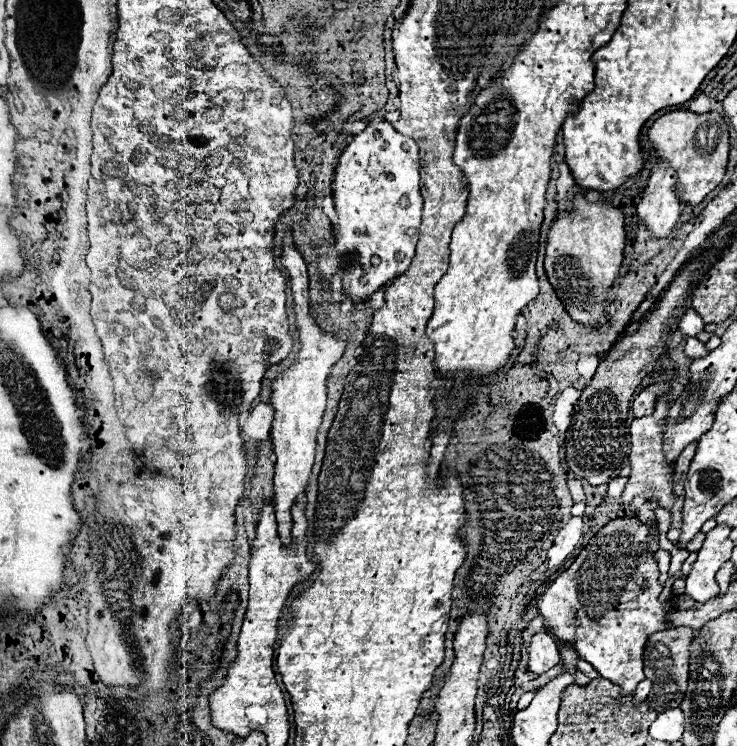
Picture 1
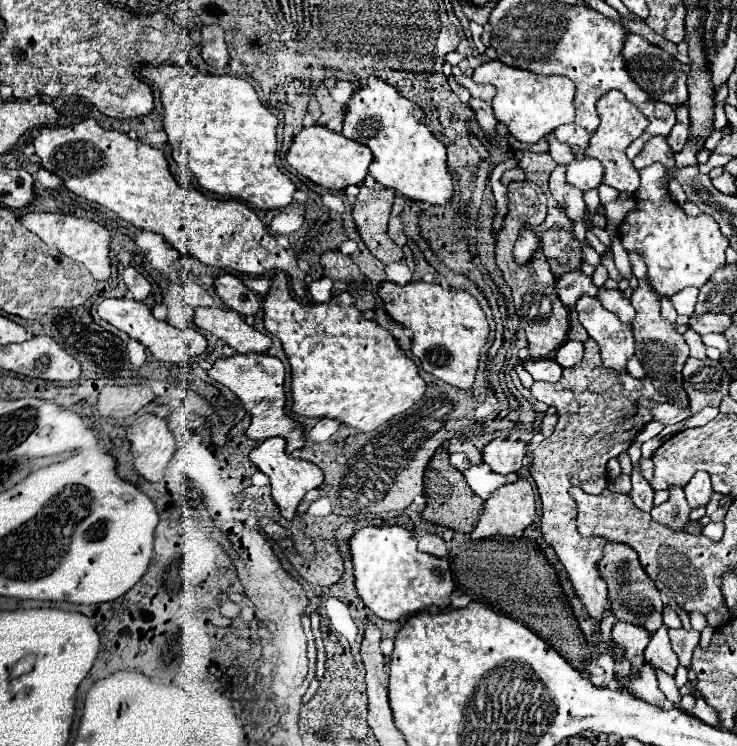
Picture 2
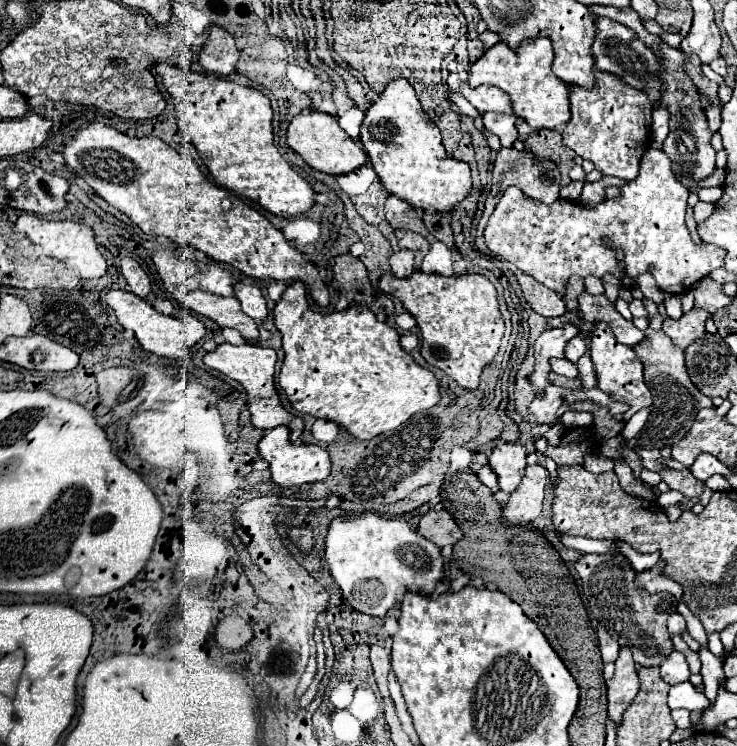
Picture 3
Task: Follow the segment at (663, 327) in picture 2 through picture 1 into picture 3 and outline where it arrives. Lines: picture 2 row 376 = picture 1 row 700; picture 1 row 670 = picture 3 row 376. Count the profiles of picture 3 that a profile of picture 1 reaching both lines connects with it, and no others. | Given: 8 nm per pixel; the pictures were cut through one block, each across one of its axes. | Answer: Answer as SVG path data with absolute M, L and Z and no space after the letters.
M646 328L644 340L634 346L638 358L644 364L644 378L652 392L654 406L648 416L646 426L640 430L640 434L634 438L636 448L664 448L678 442L686 432L690 430L690 424L694 422L694 416L702 408L710 408L712 400L704 396L688 378L686 366L684 366L684 350L676 348L676 344L670 342L670 338L664 332L656 332Z

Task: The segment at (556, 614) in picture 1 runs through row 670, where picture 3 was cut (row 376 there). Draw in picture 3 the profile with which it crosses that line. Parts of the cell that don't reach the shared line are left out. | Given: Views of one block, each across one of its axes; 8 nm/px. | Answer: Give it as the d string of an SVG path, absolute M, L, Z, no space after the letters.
M596 322L592 328L592 338L590 338L590 352L592 352L592 362L594 362L594 370L598 376L598 388L608 392L614 400L620 402L628 402L630 410L624 414L624 420L630 420L638 410L648 408L652 404L652 396L650 390L644 382L644 368L642 362L638 360L636 352L632 346L620 344L614 334L612 328L604 322Z

